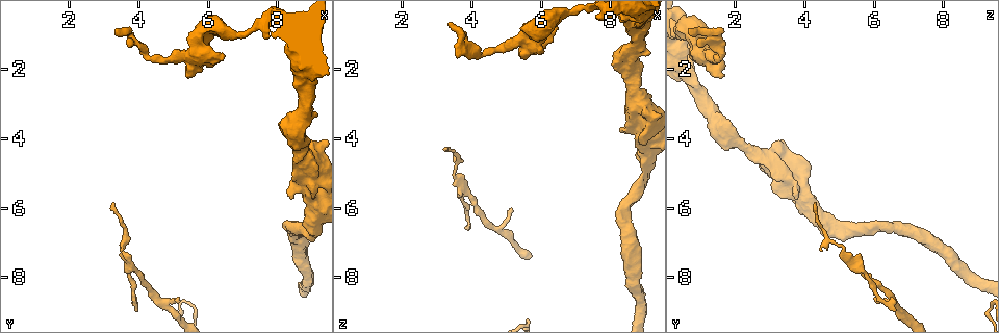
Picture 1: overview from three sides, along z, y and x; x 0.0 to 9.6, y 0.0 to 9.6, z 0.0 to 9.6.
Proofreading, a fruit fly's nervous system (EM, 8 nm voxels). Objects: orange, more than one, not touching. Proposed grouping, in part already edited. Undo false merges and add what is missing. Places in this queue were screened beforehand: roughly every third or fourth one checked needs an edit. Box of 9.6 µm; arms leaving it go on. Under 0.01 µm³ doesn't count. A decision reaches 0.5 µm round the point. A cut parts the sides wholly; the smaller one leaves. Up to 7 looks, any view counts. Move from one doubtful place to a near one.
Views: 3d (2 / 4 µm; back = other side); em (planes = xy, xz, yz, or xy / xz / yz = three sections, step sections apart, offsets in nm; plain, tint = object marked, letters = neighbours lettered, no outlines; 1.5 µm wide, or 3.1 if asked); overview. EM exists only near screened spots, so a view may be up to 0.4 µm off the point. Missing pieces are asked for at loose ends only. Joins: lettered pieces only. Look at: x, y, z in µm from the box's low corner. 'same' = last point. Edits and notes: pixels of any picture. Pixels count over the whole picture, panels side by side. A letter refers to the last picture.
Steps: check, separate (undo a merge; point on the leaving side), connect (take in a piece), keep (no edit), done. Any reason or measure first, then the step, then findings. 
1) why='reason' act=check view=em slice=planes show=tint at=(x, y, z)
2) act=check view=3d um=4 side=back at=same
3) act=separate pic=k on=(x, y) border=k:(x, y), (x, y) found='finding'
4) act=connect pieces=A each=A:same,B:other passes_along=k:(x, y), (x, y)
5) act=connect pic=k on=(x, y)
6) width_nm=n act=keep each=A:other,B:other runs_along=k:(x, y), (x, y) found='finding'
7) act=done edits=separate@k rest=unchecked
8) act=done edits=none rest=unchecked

why='free end' act=check view=em slice=xy step=4 show=tint at=(3.35, 0.80, 0.70)

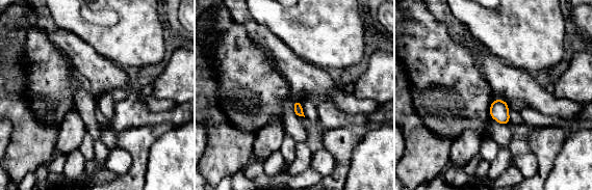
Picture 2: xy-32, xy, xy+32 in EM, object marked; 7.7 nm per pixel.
why='another direction' act=check view=em slice=planes show=letters at=same

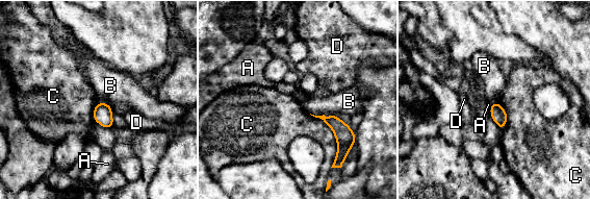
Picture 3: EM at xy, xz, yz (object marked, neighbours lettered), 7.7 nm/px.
act=keep each=A:other,B:other,C:other,D:other border=3:(310, 113), (324, 115) found='none of them fits'

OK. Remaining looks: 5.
why='branch stops here' act=check view=em slice=planes show=tint at=(5.95, 1.30, 1.40)

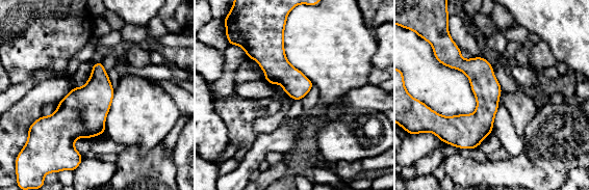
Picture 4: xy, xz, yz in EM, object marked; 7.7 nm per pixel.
why='what lies round it' act=check view=em slice=planes show=letters at=same

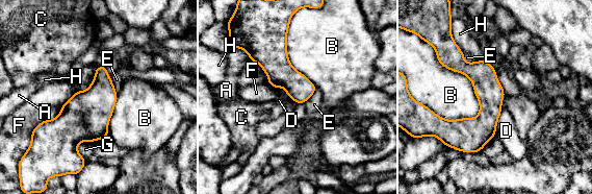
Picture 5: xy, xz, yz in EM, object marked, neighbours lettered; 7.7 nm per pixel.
act=keep each=A:other,B:other,C:other,D:other,E:other,F:other,G:other,H:other found='no lettered piece goes on from it'

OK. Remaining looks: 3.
why='tapers out' act=check view=em slice=planes show=letters at=(3.95, 8.90, 6.65)

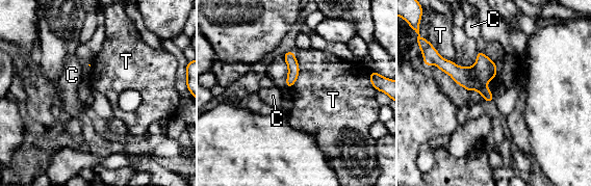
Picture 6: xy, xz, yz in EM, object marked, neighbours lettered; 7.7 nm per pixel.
longest_contact=T:260nm act=keep each=C:other,T:other border=6:(297, 57), (299, 73), (290, 88) found='none of them fits'

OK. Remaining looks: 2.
act=done edits=none rest=unchecked

